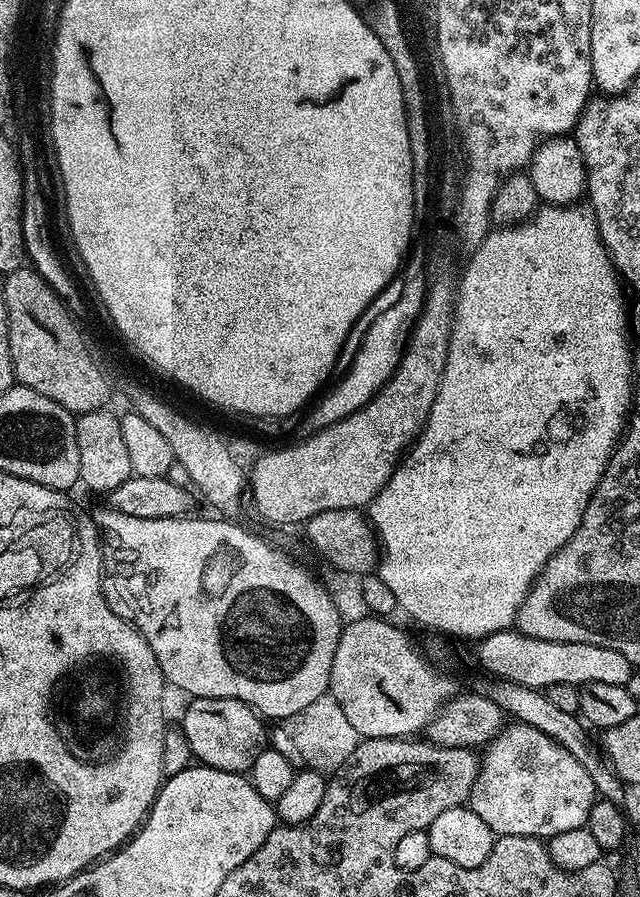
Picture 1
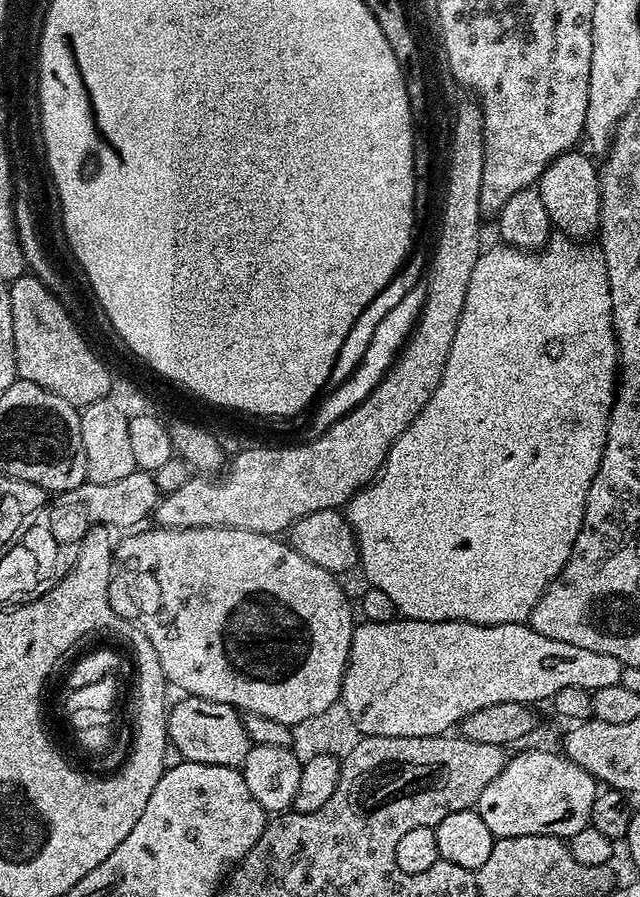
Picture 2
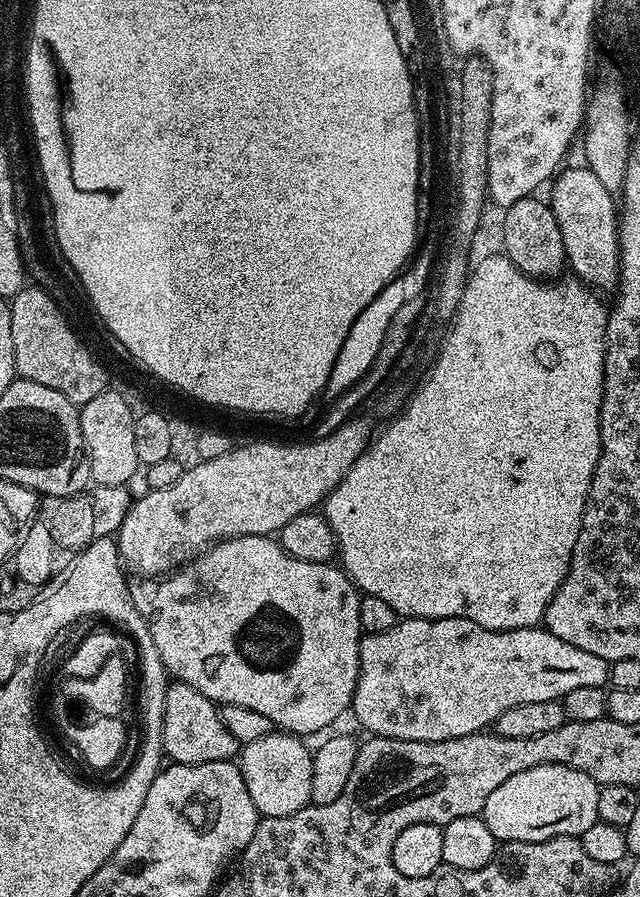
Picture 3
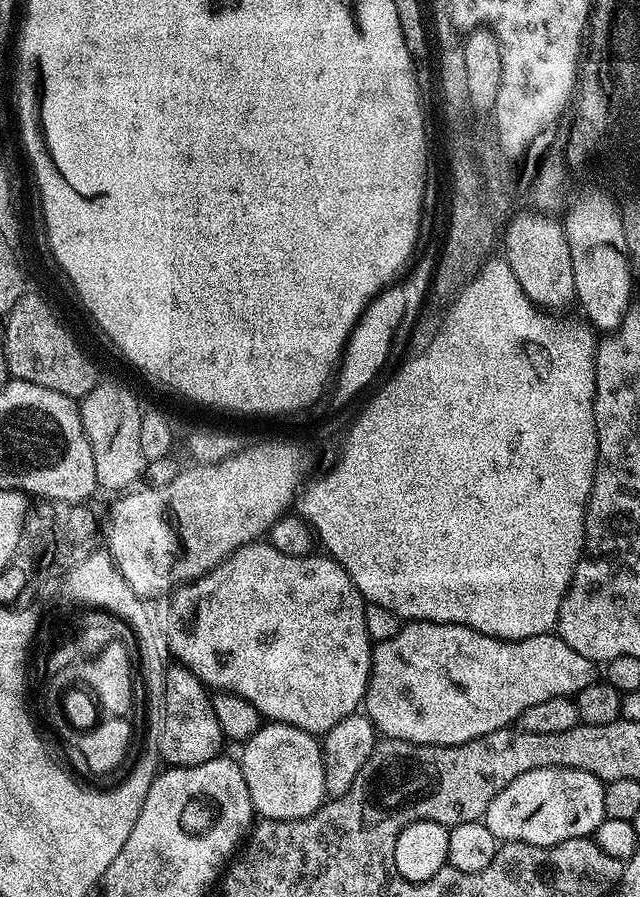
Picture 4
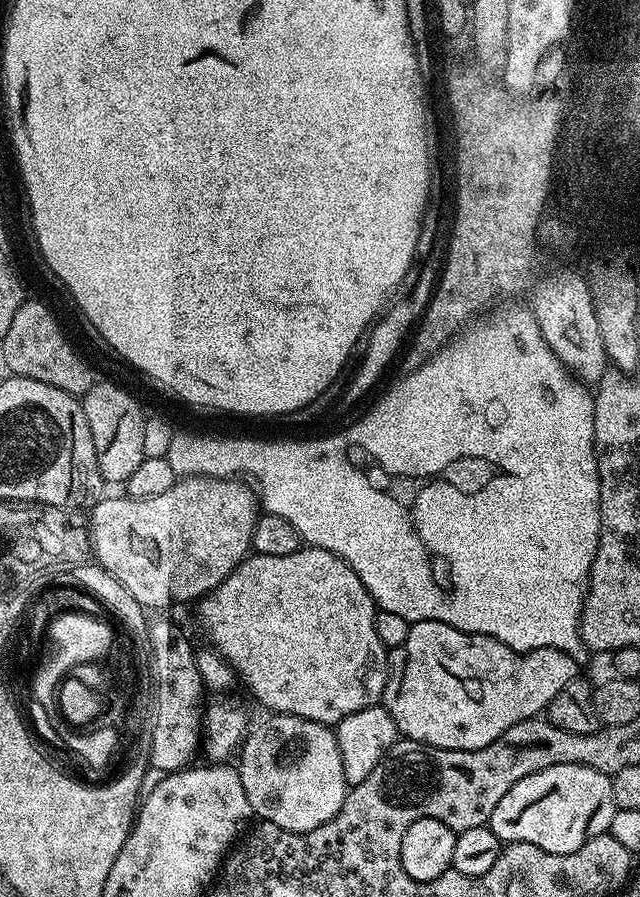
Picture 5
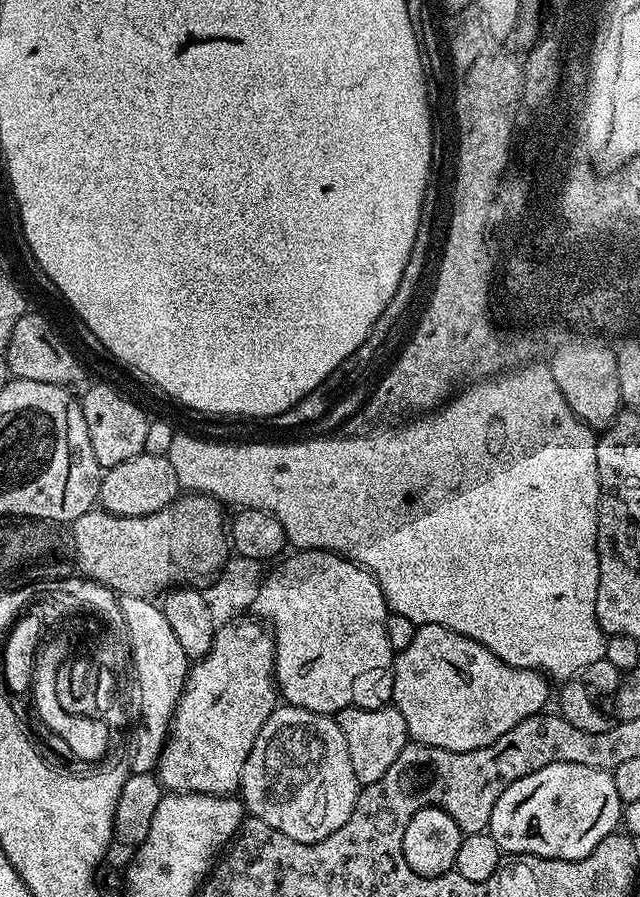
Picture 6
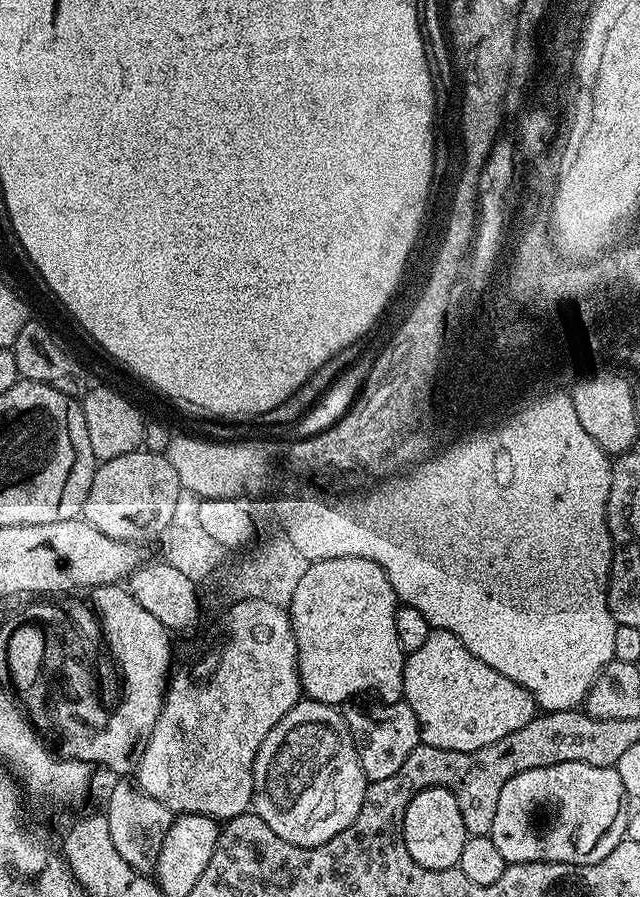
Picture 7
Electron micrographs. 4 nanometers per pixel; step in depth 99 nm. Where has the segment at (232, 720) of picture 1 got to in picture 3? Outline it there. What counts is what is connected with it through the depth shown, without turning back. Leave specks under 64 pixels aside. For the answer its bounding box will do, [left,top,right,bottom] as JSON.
[164,683,241,764]

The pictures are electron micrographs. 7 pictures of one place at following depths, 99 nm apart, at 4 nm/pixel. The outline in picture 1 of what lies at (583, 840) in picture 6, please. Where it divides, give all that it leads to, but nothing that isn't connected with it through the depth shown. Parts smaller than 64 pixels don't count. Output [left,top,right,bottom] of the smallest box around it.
[468,722,597,838]

